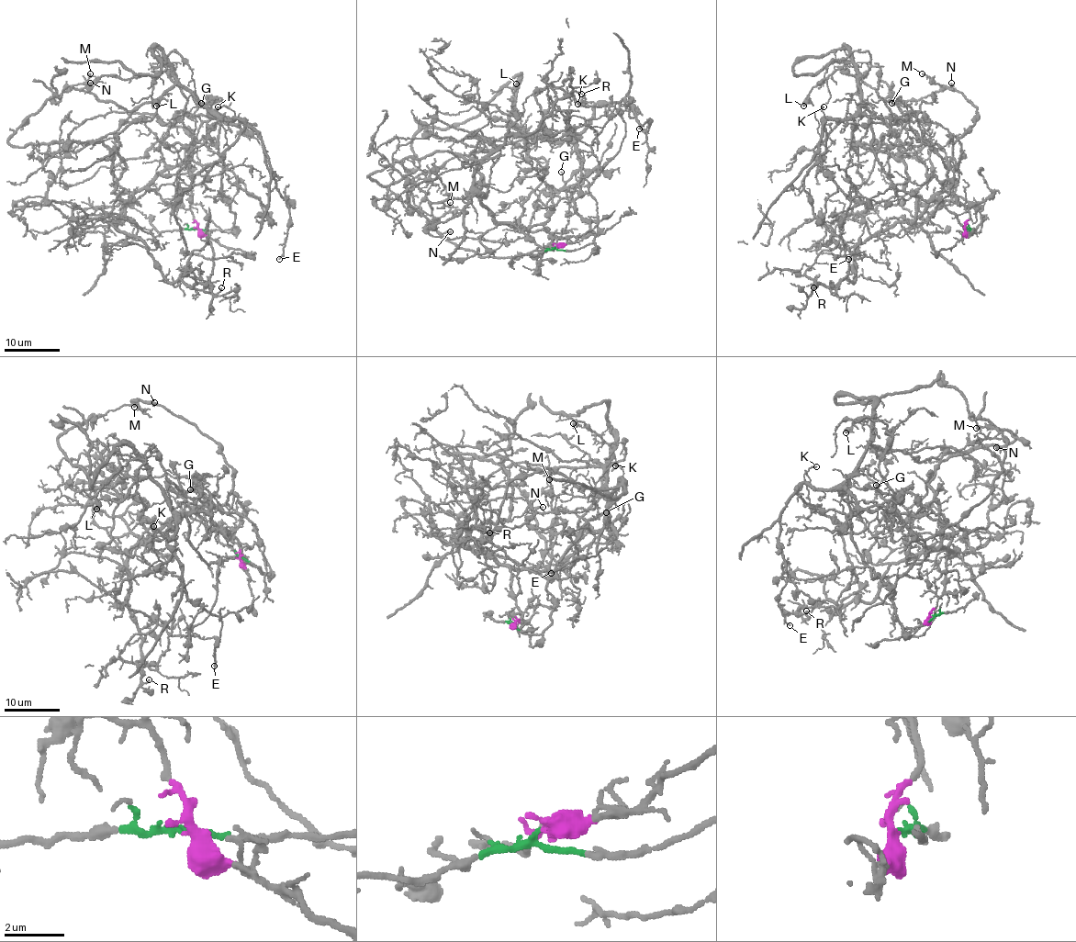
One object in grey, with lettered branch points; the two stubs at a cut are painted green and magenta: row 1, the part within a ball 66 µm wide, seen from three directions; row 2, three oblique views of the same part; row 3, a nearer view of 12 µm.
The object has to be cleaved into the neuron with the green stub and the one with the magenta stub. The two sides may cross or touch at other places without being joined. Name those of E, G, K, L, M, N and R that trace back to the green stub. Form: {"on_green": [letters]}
{"on_green": ["E", "K", "L"]}

